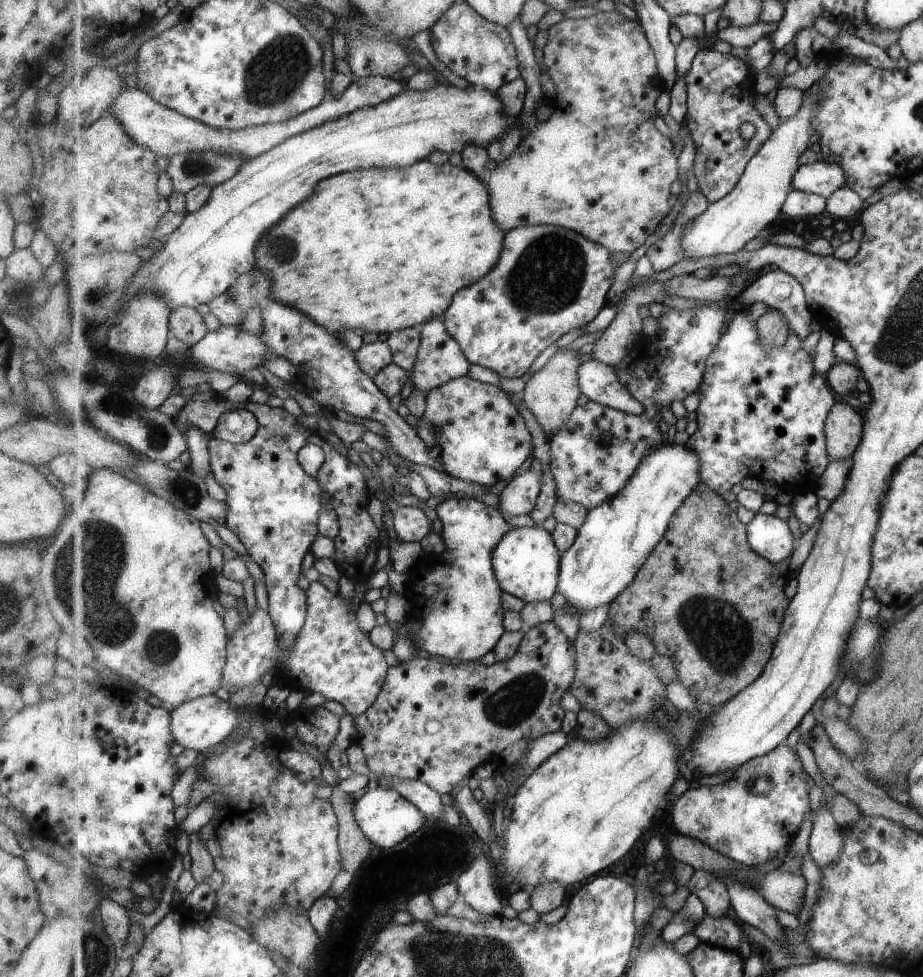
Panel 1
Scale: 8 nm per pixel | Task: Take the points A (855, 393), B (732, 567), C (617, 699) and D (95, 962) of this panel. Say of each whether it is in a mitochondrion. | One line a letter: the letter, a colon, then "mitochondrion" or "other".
A: other
B: other
C: other
D: mitochondrion

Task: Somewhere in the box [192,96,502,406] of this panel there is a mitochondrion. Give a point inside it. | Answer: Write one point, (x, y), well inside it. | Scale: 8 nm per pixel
(283, 249)

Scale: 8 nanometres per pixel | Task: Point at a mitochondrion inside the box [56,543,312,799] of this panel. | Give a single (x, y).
(162, 647)

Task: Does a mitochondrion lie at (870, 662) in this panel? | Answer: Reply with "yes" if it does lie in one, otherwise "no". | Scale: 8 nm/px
yes

